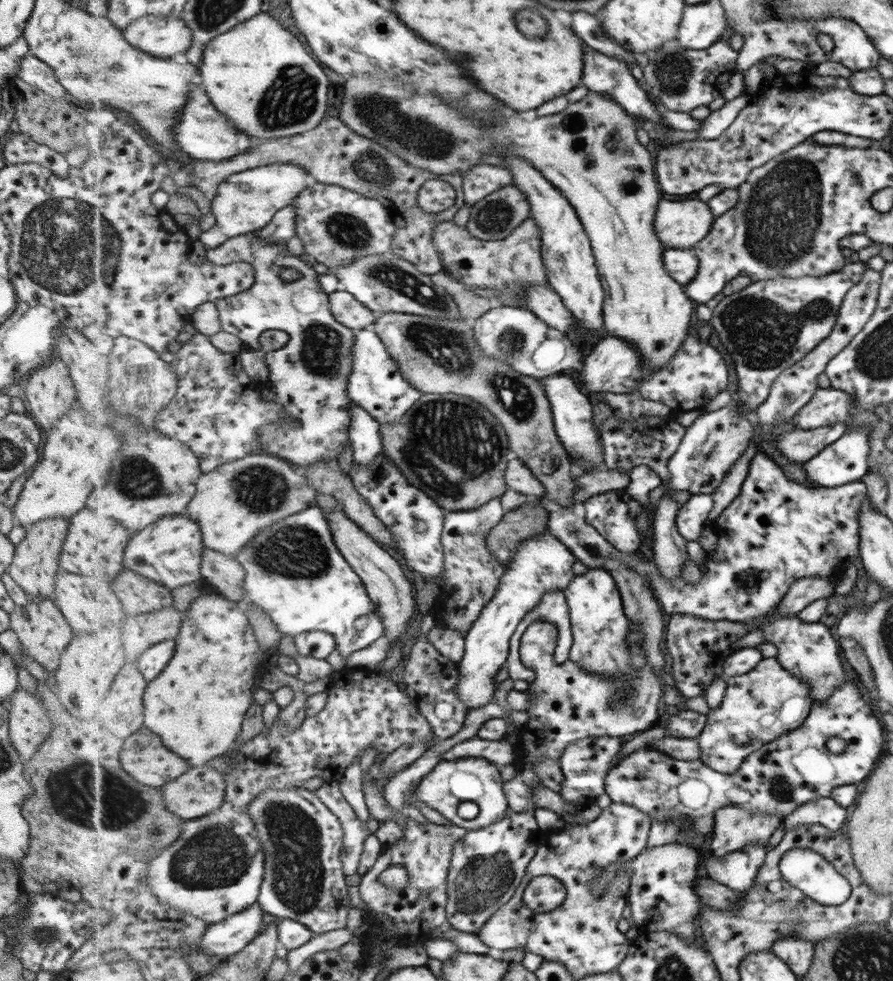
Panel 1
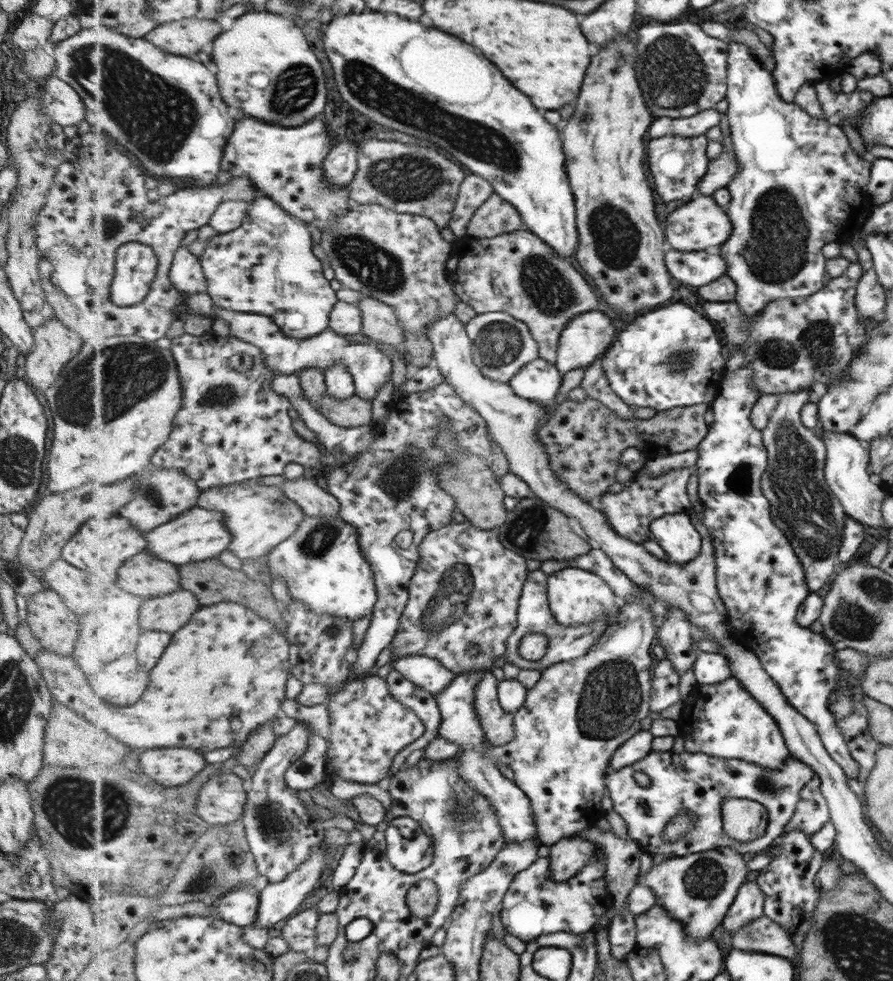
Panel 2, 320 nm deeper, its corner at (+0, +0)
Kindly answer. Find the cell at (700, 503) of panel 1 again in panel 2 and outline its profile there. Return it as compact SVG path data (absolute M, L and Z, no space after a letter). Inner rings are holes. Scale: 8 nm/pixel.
M687 512L654 520L650 525L650 533L674 565L685 566L695 561L703 548L702 535Z

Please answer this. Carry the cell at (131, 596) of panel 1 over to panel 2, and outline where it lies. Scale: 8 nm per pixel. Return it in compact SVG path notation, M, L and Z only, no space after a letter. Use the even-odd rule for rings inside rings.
M145 552L121 568L119 584L139 596L162 597L181 589L181 574L175 564Z

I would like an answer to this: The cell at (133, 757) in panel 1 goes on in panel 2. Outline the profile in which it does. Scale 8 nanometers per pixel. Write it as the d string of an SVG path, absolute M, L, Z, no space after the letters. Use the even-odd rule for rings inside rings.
M183 747L145 750L139 764L147 776L161 784L166 791L191 782L208 759L200 751Z

